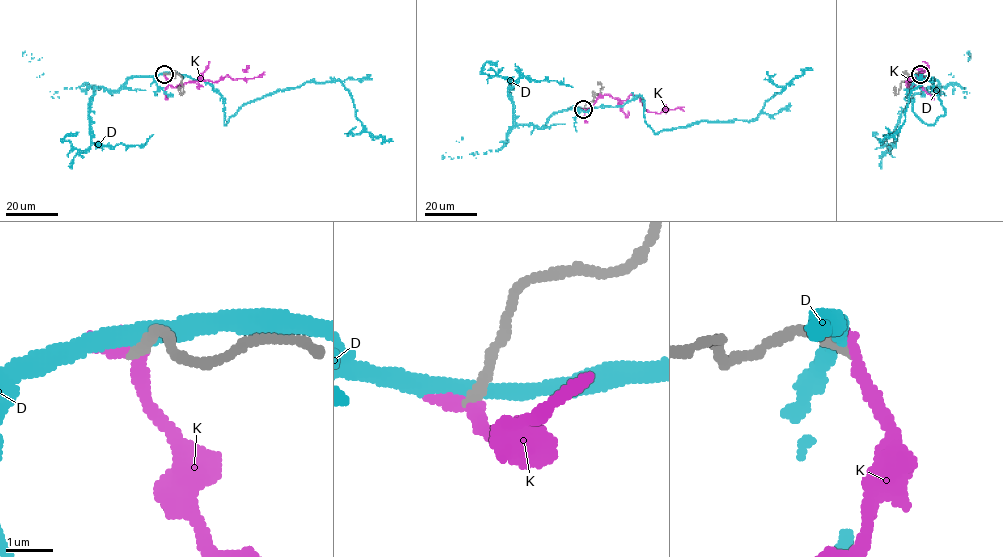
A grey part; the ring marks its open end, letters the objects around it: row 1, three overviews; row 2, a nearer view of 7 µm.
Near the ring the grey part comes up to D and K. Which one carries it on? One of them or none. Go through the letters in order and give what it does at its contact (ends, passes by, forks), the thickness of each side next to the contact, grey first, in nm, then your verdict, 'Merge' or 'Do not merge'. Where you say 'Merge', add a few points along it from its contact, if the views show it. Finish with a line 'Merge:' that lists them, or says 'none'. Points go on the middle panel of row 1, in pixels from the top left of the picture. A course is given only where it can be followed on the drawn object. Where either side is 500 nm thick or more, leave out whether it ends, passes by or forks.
D: It passes by. Thickness 240 nm (grey) against 360 nm. Do not merge
K: It ends there. Thickness 200 nm (grey) against 380 nm. Do not merge
Merge: none

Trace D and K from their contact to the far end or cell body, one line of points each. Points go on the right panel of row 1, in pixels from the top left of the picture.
D: (919, 73), (907, 95), (912, 110), (933, 124), (945, 114), (924, 81), (905, 121), (880, 141)
K: (920, 74), (920, 85), (914, 88), (906, 83), (920, 75), (924, 79), (919, 74), (922, 71)

